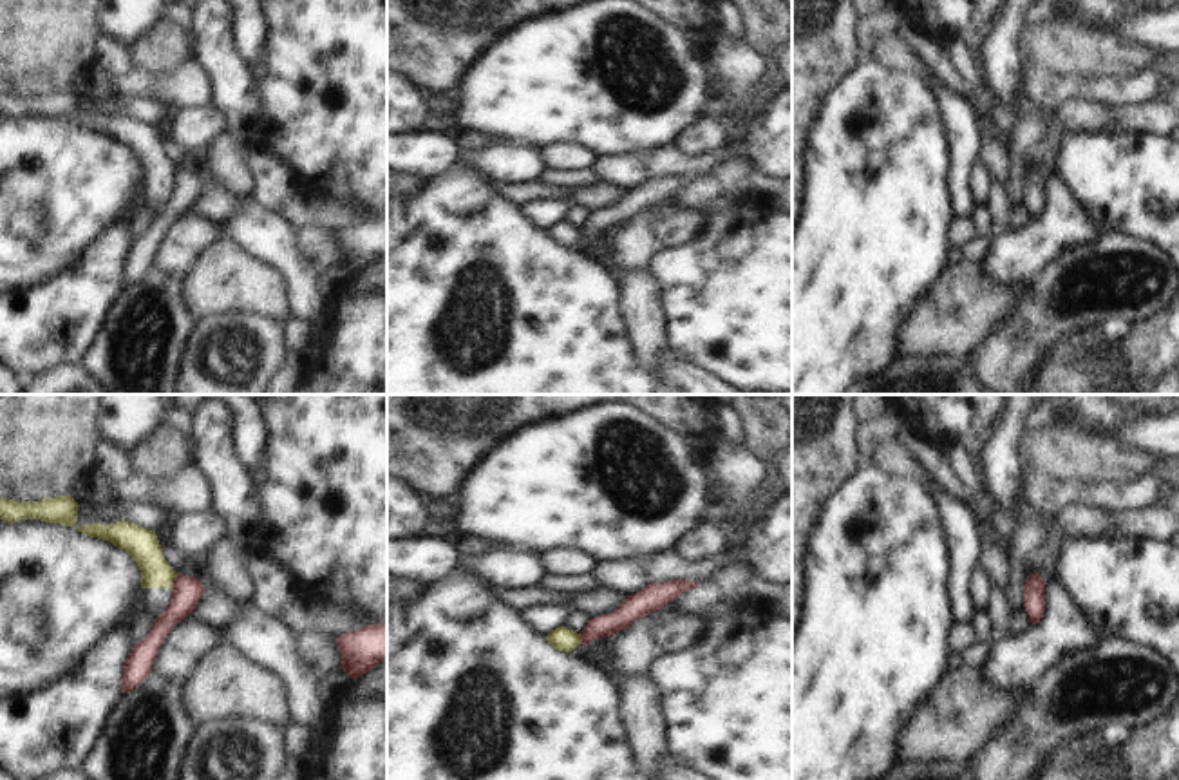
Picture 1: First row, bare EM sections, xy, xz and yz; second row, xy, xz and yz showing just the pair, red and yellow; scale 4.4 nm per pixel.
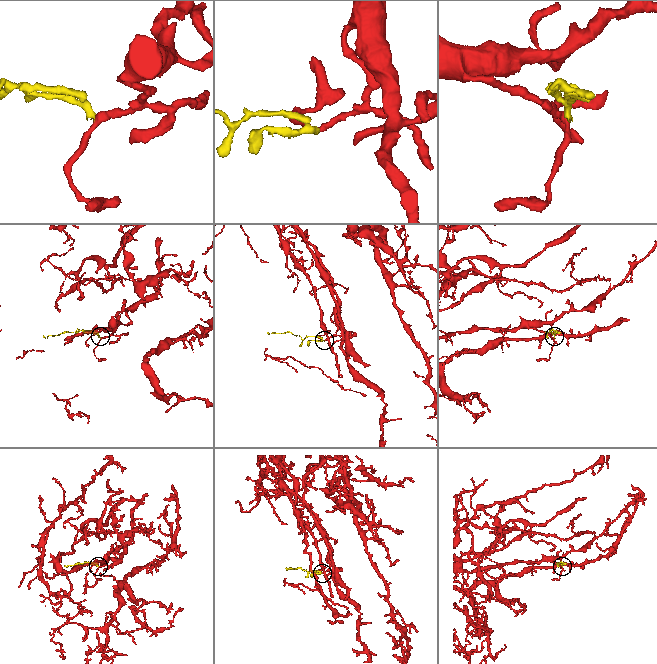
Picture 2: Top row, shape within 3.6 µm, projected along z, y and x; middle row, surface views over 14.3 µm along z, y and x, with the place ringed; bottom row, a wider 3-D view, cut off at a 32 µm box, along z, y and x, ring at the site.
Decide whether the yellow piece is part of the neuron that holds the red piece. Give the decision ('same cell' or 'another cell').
another cell

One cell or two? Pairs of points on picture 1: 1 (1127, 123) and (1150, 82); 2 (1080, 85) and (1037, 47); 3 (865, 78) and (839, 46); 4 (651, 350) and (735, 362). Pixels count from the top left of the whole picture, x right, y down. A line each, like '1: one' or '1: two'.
1: two
2: two
3: two
4: two

